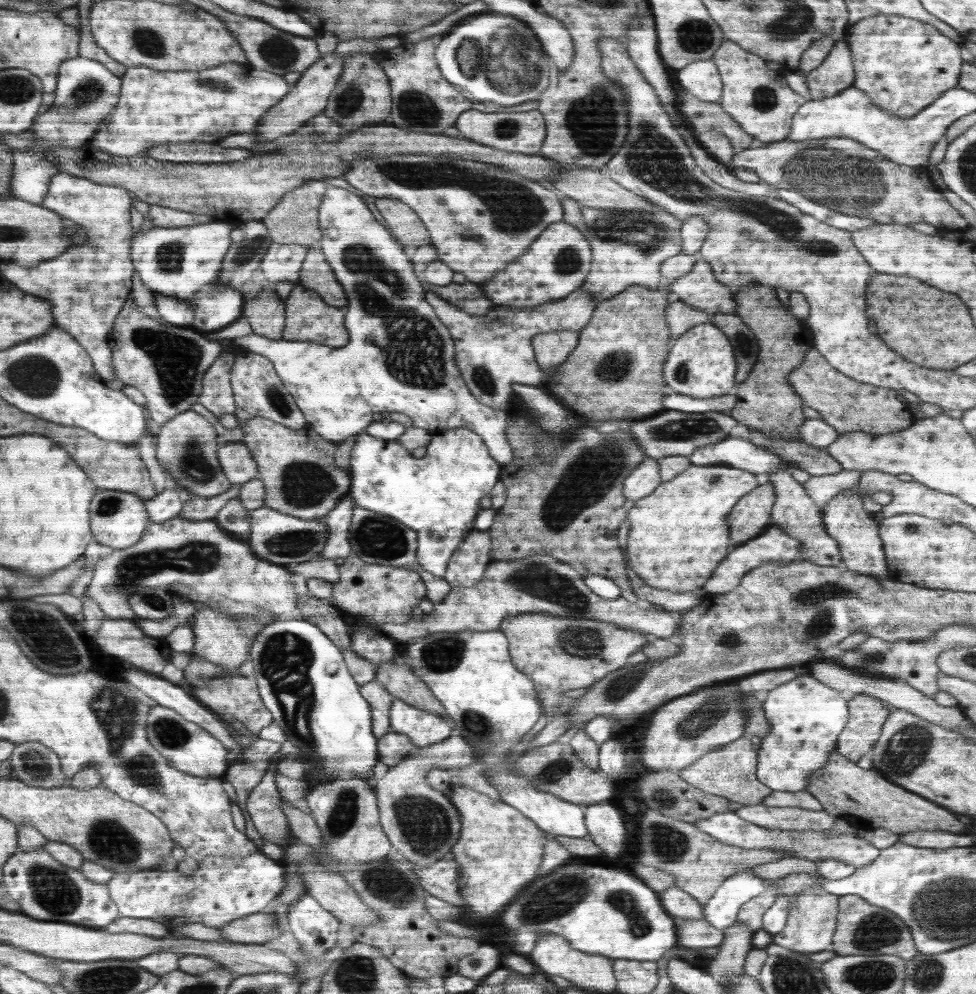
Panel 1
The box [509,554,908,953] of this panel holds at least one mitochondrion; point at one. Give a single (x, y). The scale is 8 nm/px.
(555, 898)

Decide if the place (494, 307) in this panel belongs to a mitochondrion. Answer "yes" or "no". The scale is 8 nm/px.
no

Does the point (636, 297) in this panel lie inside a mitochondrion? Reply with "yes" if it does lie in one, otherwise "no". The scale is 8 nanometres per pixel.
no

